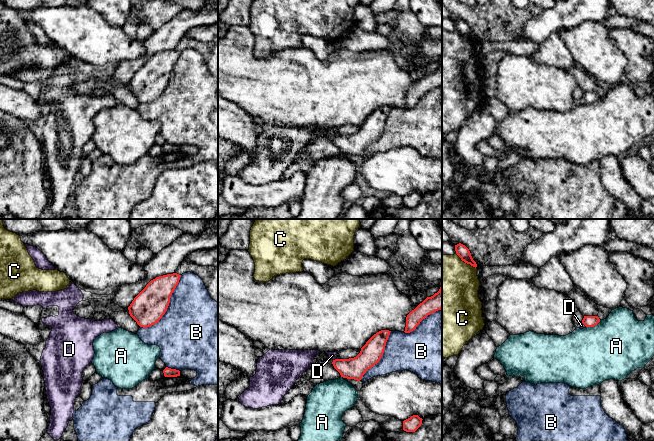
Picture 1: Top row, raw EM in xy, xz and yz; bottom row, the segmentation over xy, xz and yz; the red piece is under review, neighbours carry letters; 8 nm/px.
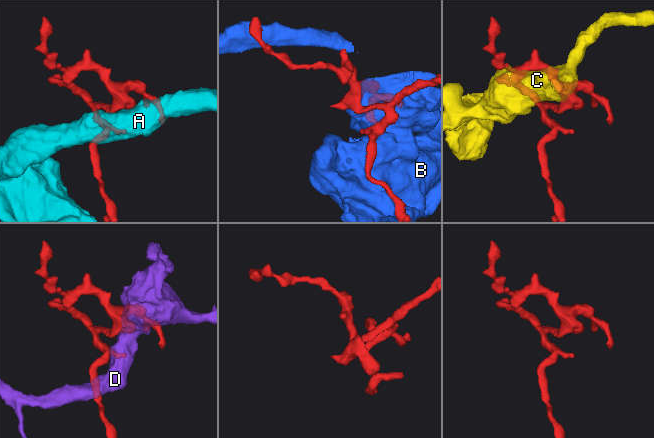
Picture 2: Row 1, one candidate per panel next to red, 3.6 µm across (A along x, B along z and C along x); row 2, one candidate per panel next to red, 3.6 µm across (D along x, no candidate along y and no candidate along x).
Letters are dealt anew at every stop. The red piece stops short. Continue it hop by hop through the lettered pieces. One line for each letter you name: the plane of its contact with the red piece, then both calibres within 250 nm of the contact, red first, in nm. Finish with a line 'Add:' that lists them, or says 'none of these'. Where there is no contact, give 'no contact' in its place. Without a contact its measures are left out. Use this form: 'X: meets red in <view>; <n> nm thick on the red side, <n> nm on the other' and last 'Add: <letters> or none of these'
D: meets red in xz; 180 nm thick on the red side, 60 nm on the other
Add: D

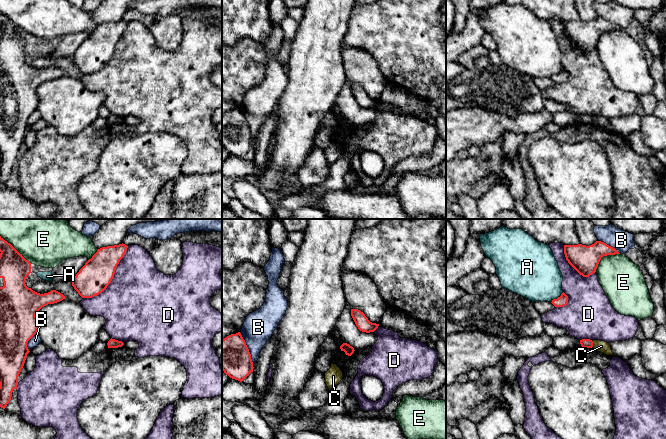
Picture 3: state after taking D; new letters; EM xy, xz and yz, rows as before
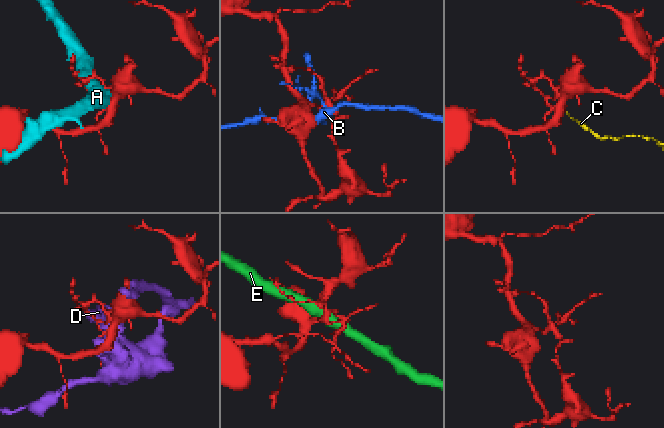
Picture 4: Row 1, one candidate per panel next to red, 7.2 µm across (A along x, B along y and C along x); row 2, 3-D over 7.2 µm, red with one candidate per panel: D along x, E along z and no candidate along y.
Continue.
Add: none of these

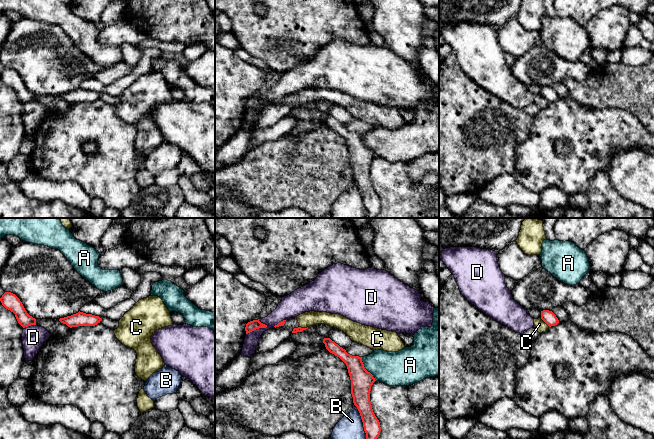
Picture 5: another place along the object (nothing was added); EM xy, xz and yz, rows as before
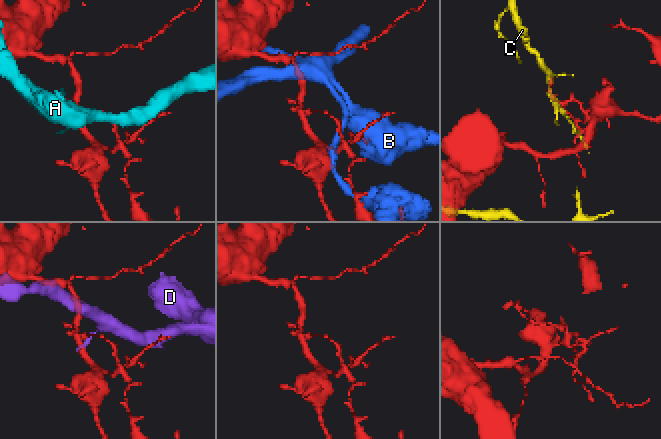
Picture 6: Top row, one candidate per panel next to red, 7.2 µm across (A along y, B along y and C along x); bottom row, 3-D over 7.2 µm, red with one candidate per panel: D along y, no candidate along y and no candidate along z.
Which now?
Add: none of these

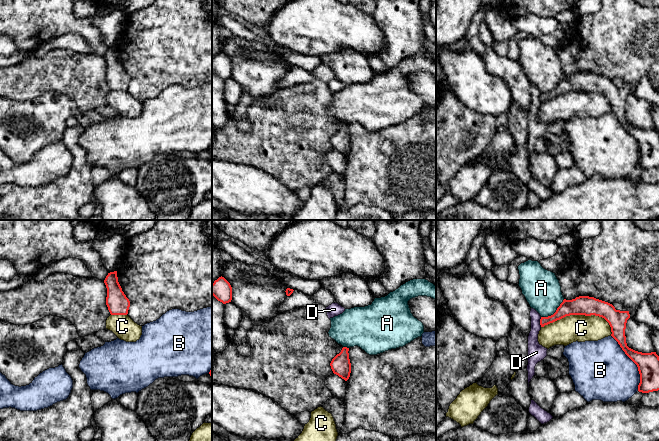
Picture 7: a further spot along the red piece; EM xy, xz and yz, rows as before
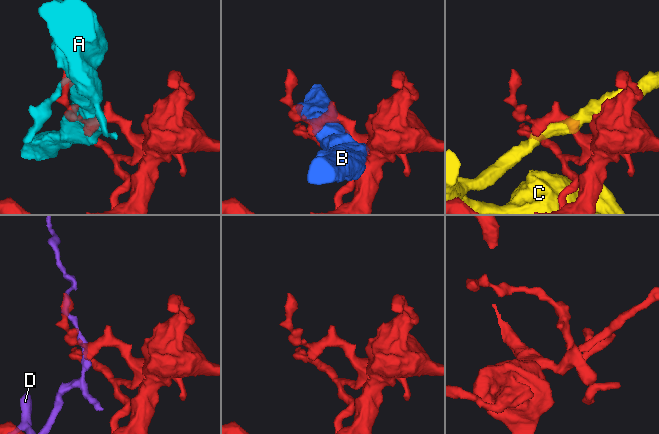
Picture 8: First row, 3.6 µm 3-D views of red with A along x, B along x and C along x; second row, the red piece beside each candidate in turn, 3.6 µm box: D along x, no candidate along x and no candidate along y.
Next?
Add: none of these

